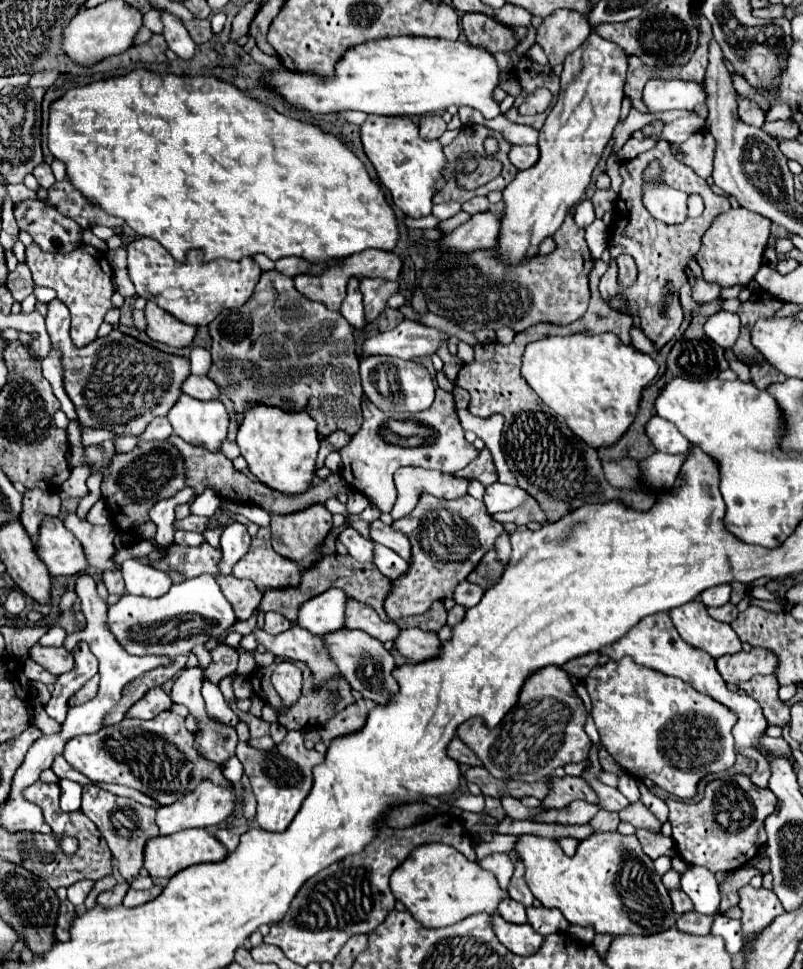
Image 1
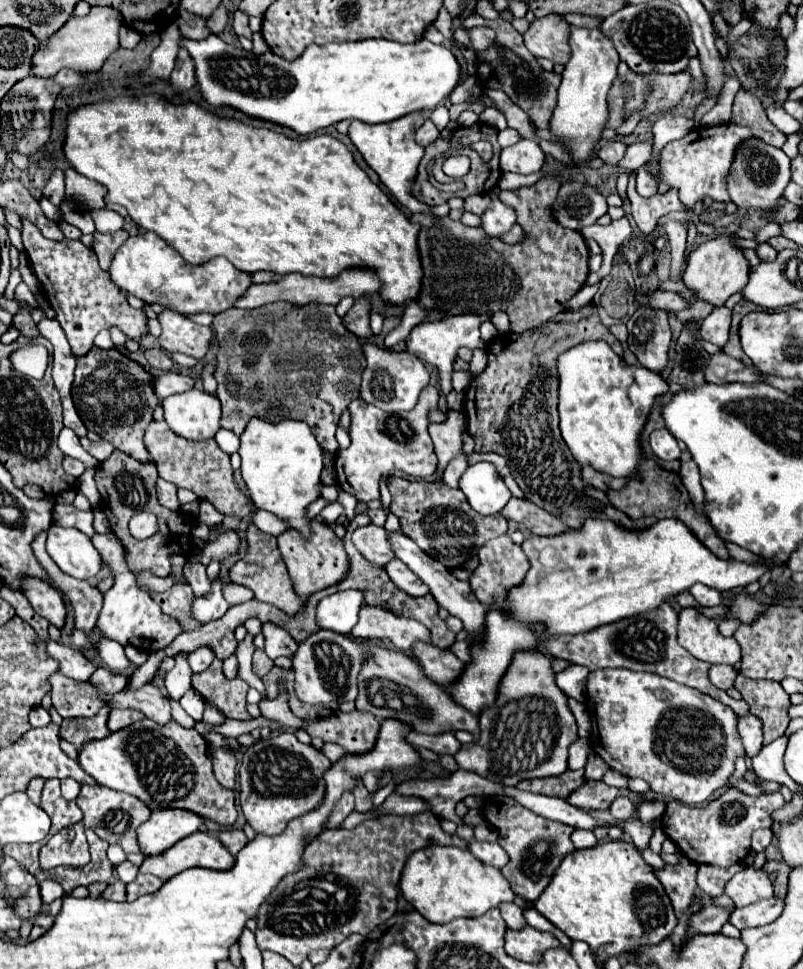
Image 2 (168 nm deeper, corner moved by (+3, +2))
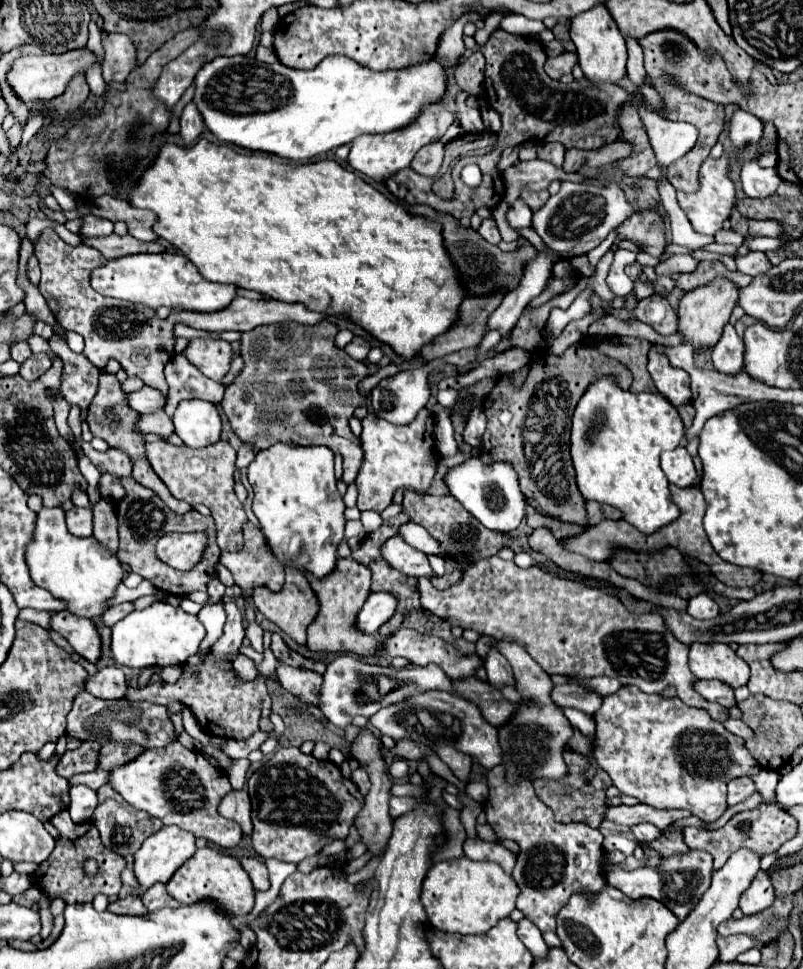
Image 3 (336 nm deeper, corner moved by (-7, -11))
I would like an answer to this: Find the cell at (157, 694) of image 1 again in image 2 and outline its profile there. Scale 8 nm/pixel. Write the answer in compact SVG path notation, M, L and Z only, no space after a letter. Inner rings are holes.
M111 709L109 719L107 719L107 729L109 729L111 733L115 733L117 729L129 727L131 723L139 721L141 717L143 717L143 713L133 711L133 709Z

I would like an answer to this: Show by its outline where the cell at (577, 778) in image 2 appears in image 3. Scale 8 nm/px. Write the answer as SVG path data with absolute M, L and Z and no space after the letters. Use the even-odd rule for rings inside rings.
M573 750L565 752L565 762L567 762L567 768L569 768L569 776L565 780L561 780L561 782L555 782L555 780L535 780L533 782L539 800L545 806L549 806L555 812L555 818L559 822L563 822L563 824L585 822L591 828L599 828L599 824L603 820L603 810L607 806L605 790L613 784L609 774L605 770L601 770L597 764L589 766L587 760L579 752L573 752Z

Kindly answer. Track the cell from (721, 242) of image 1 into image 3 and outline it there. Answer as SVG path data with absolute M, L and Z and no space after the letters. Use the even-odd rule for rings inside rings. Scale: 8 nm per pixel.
M715 276L711 282L697 286L695 290L689 290L677 308L679 332L685 336L685 340L691 342L695 348L715 346L715 342L721 338L723 326L729 322L729 316L739 302L739 292L741 288L723 276Z

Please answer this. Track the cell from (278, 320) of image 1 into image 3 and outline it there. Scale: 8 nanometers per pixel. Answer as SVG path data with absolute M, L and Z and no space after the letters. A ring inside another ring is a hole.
M323 320L315 326L303 324L269 324L257 326L241 334L239 354L243 358L243 370L231 384L225 386L223 412L227 414L233 432L247 446L263 450L275 442L299 442L303 446L325 444L343 458L343 482L351 484L361 466L361 442L349 428L349 418L357 406L367 402L367 396L359 392L359 382L369 376L369 364L351 358L343 348L335 346L339 326L331 320Z

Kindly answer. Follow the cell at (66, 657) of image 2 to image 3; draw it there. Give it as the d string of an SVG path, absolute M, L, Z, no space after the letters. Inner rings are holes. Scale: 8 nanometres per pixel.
M105 666L99 668L97 674L89 676L85 680L85 690L97 698L103 700L113 700L113 698L123 698L127 690L125 674L119 666Z

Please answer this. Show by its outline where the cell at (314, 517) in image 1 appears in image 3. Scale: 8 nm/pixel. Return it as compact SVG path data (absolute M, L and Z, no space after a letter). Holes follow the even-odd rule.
M339 558L331 574L323 578L315 578L311 574L305 574L305 576L319 600L319 612L307 628L307 646L311 650L325 650L325 652L345 650L345 652L355 652L361 656L377 656L381 646L379 636L367 636L355 630L355 614L369 596L371 570L355 562L353 558Z

